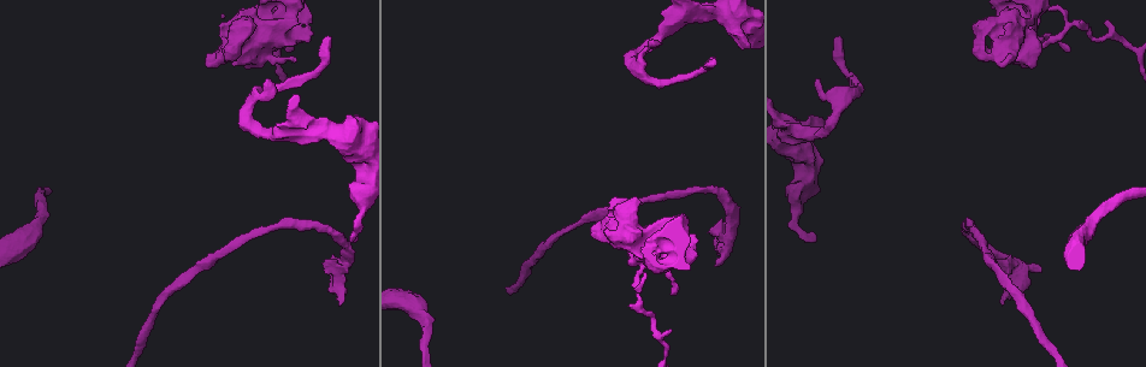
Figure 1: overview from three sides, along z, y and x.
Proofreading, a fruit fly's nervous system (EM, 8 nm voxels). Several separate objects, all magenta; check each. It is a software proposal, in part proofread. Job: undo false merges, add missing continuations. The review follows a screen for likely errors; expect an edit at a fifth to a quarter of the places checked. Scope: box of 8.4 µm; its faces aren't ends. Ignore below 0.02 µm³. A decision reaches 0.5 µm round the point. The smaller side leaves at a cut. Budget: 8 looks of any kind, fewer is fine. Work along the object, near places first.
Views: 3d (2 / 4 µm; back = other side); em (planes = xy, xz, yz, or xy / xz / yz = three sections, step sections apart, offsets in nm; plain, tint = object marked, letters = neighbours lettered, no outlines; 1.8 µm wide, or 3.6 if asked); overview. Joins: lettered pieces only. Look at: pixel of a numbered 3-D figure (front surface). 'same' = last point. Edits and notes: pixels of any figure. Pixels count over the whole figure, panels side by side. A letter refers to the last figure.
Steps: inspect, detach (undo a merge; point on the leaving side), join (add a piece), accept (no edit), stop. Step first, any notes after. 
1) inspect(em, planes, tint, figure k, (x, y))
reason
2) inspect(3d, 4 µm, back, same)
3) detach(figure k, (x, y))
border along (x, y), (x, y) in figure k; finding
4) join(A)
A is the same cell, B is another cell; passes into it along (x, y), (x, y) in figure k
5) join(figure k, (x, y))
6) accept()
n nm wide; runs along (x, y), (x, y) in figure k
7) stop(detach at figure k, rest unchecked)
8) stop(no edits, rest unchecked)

inspect(em, planes, plain, figure 1, (354, 240))
end of a long branch

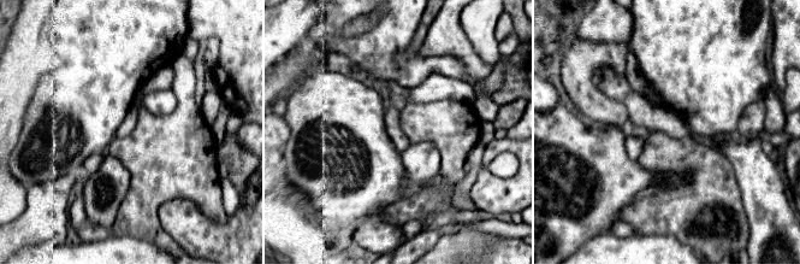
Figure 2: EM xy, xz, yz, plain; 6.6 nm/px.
inspect(em, planes, letters, same)
see the neighbours

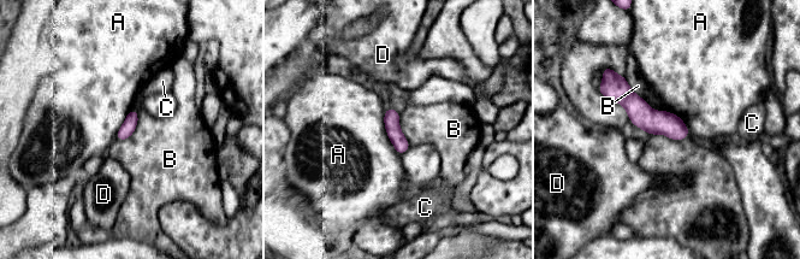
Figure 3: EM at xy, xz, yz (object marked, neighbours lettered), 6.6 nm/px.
accept()
A, B, C and D are other cells; runs along (612, 87), (650, 121), (685, 134) in figure 3; no lettered piece goes on from it

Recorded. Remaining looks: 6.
inspect(em, planes, tint, figure 1, (721, 13))
sudden change in width

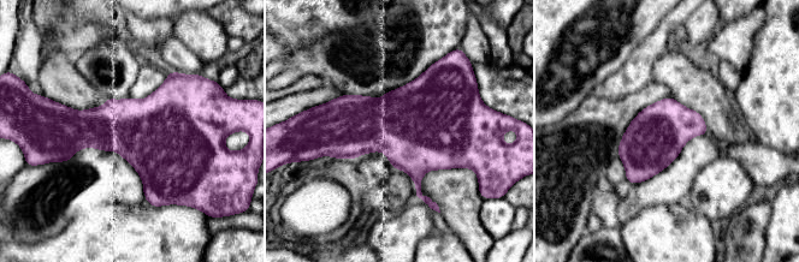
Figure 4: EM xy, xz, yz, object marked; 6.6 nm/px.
inspect(em, planes, letters, same)
see the neighbours

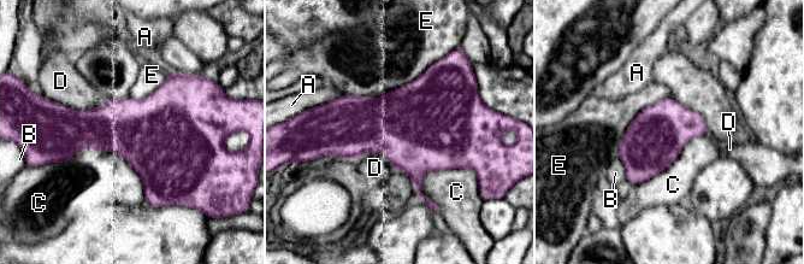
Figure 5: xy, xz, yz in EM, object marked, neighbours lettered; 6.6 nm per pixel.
accept()
380 nm wide; A, B, C, D and E are other cells; continuous, no second cell

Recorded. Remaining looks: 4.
inspect(3d, 4 µm, back, figure 1, (713, 59))
end of a long branch

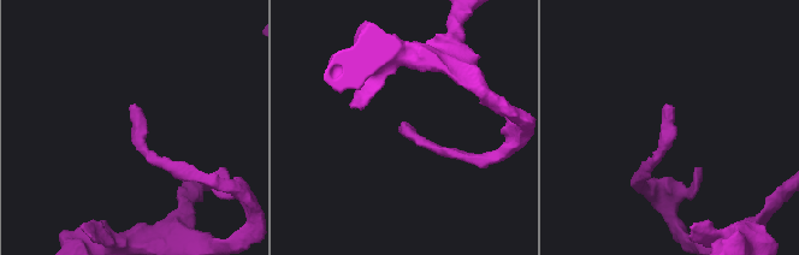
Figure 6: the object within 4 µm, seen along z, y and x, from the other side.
inspect(em, planes, letters, figure 6, (670, 106))

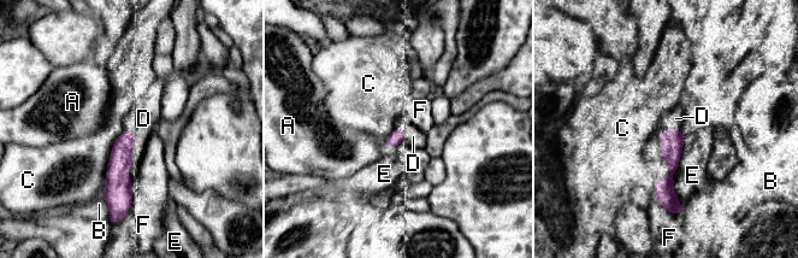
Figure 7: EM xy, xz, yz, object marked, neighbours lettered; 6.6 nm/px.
join(D)
C touches over 460 nm; D is the same cell, A, B, C, E and F are other cells; the cell continues

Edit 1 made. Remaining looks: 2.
stop(join at figure 7, rest unchecked)

